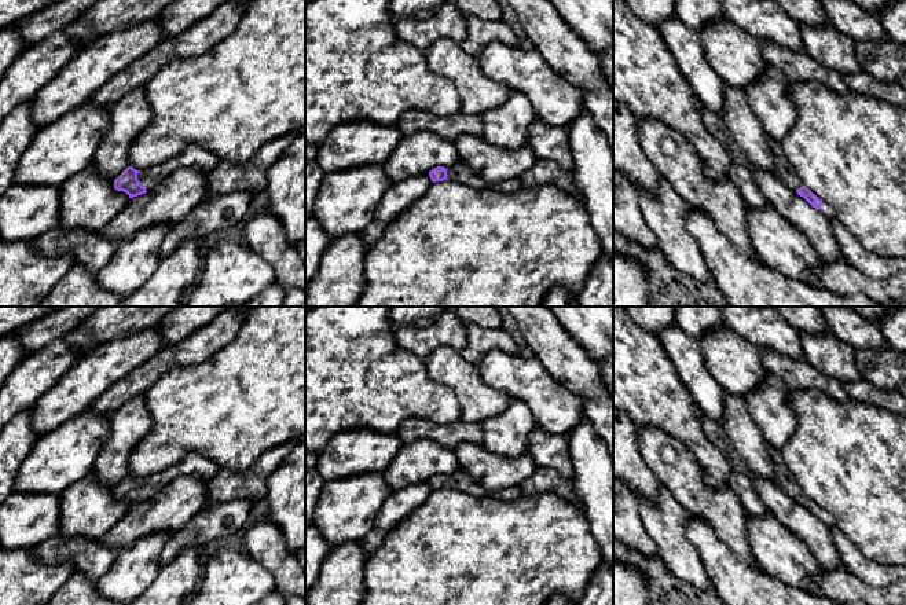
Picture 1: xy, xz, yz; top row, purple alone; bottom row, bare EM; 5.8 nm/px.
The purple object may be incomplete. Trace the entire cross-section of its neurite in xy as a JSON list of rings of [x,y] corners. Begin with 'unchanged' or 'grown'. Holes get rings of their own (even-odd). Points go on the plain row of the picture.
grown; [[[188,452],[180,463],[154,476],[136,478],[132,474],[128,474],[114,488],[114,496],[117,499],[124,499],[129,503],[129,506],[133,506],[151,499],[159,490],[181,473],[199,476],[203,481],[210,481],[219,469],[219,465],[208,456],[198,452]]]

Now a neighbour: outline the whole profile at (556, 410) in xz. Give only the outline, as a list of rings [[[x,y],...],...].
[[[492,351],[478,362],[478,370],[488,386],[524,402],[536,429],[547,434],[566,434],[584,415],[584,399],[555,381],[536,358]]]

